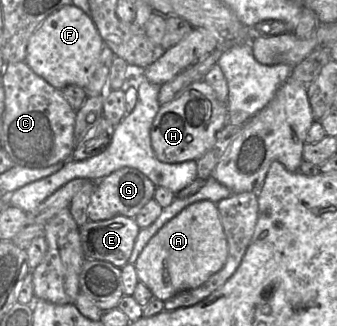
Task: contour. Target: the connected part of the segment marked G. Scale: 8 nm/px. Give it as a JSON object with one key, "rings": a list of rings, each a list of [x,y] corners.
{"rings":[[[123,167],[96,182],[87,208],[90,221],[108,220],[115,216],[134,218],[143,206],[154,197],[156,186],[142,172]]]}

